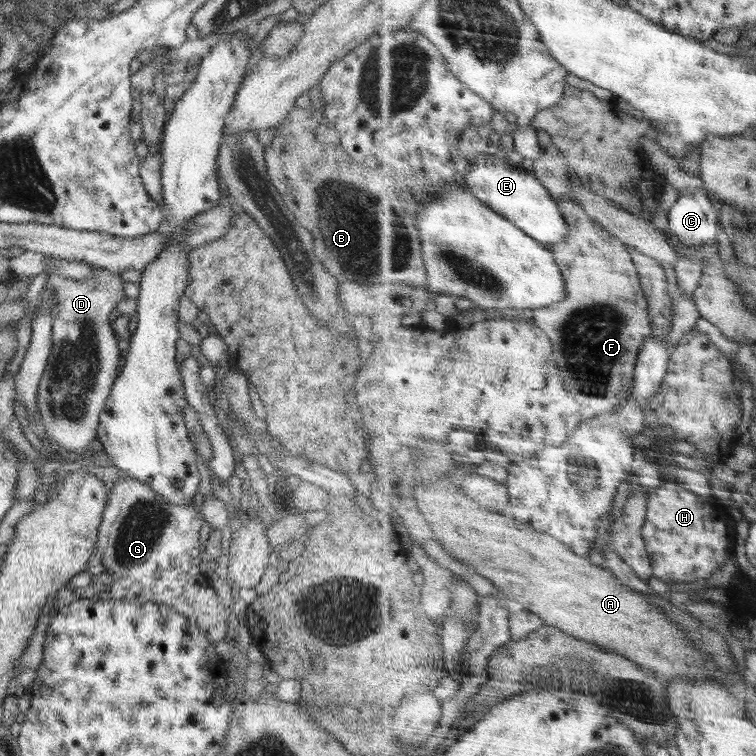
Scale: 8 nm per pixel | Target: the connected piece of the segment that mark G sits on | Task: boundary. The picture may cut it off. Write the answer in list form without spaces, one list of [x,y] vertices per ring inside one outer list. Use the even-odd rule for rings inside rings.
[[[120,478],[118,481],[106,483],[106,486],[108,502],[102,514],[99,541],[95,550],[100,555],[100,562],[107,569],[106,572],[114,577],[114,582],[107,587],[102,596],[108,600],[131,601],[140,598],[141,601],[154,601],[185,615],[203,632],[208,642],[214,644],[223,641],[229,636],[227,612],[220,597],[214,594],[212,588],[206,586],[210,582],[210,575],[202,574],[198,568],[202,561],[200,547],[205,545],[205,533],[208,529],[199,498],[192,498],[182,505],[172,505],[154,492],[149,484],[130,478]]]

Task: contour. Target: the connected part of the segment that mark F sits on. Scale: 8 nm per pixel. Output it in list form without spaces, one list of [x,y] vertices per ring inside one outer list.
[[[571,198],[559,199],[561,213],[569,224],[569,239],[563,243],[547,245],[557,257],[558,266],[566,277],[567,295],[562,302],[546,308],[534,309],[534,321],[553,340],[557,363],[568,382],[568,388],[583,406],[583,422],[615,412],[629,402],[635,385],[635,372],[645,342],[653,334],[653,318],[649,296],[645,293],[641,273],[634,262],[633,253],[621,238],[603,228],[586,209]]]

